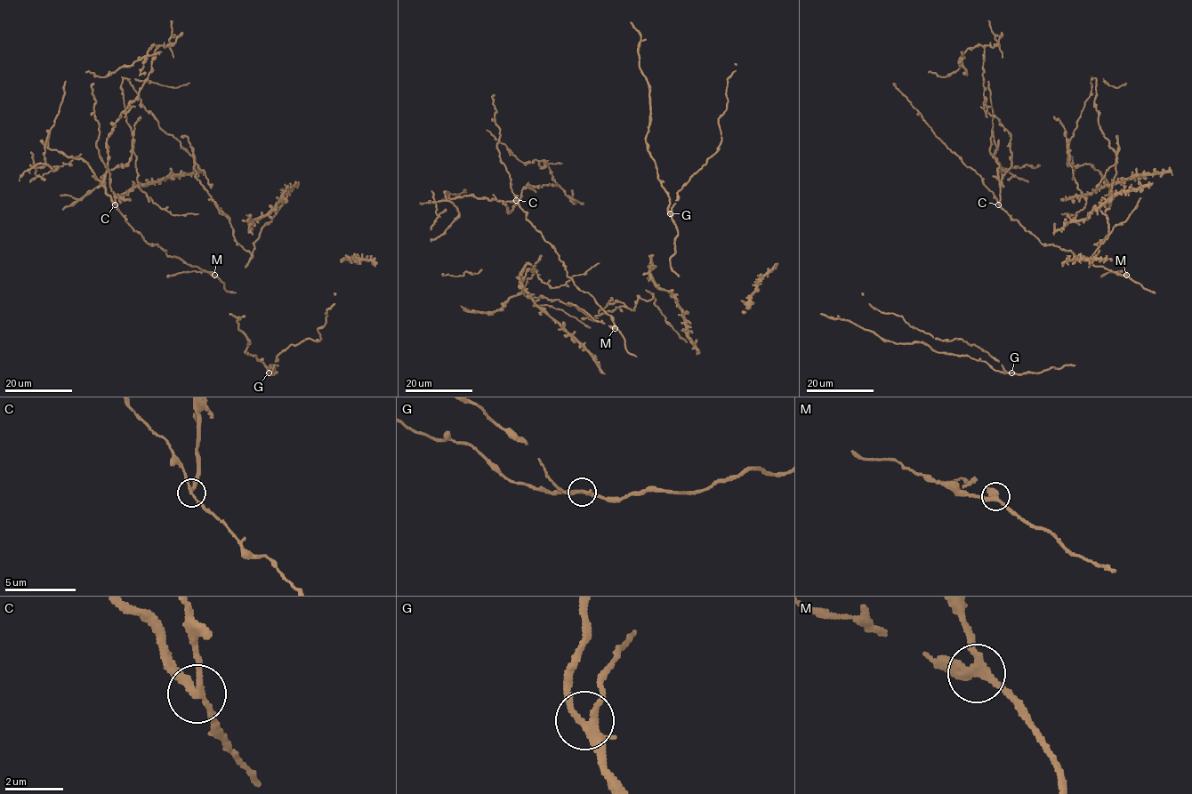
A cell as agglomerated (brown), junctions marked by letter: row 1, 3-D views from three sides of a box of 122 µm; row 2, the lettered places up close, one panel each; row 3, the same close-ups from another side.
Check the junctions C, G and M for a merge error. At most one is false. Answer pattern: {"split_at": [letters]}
{"split_at": ["C"]}

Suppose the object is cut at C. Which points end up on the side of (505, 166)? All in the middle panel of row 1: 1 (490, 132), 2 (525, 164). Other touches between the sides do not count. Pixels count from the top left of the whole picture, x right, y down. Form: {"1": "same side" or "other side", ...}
{"1": "other side", "2": "other side"}

